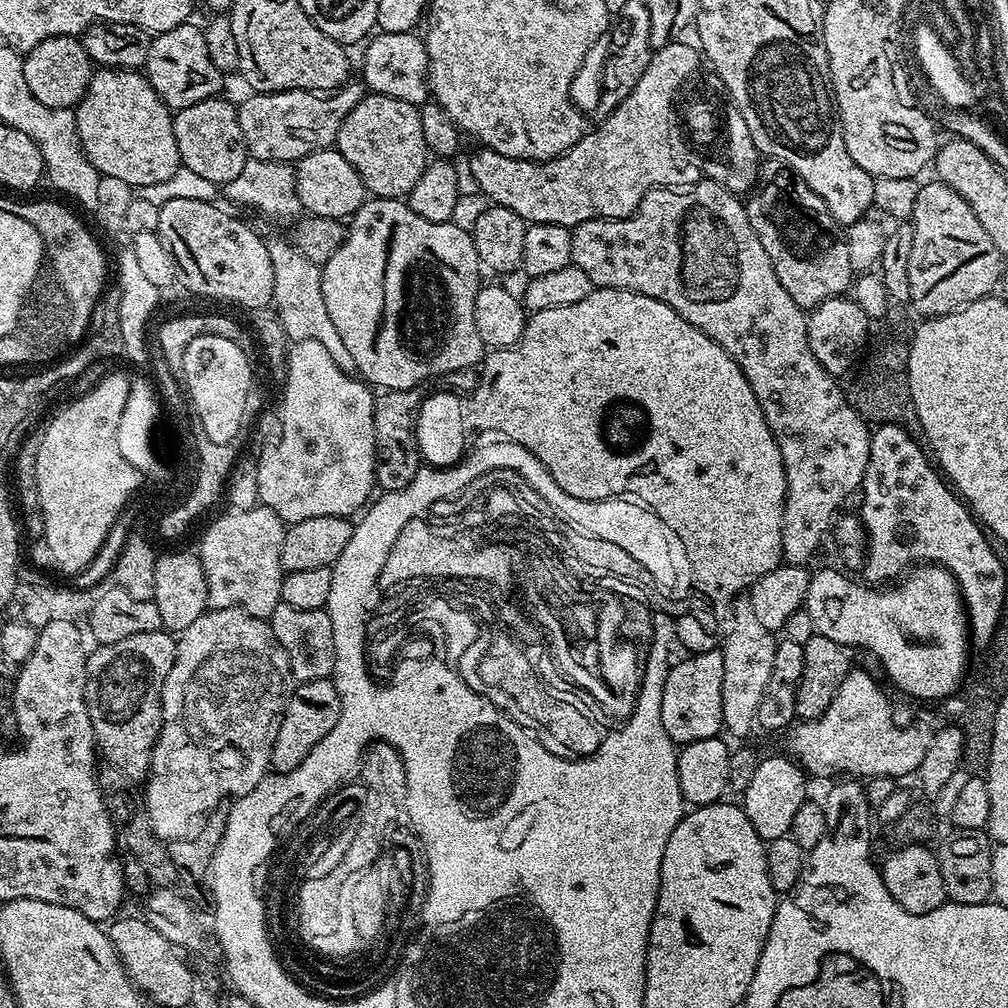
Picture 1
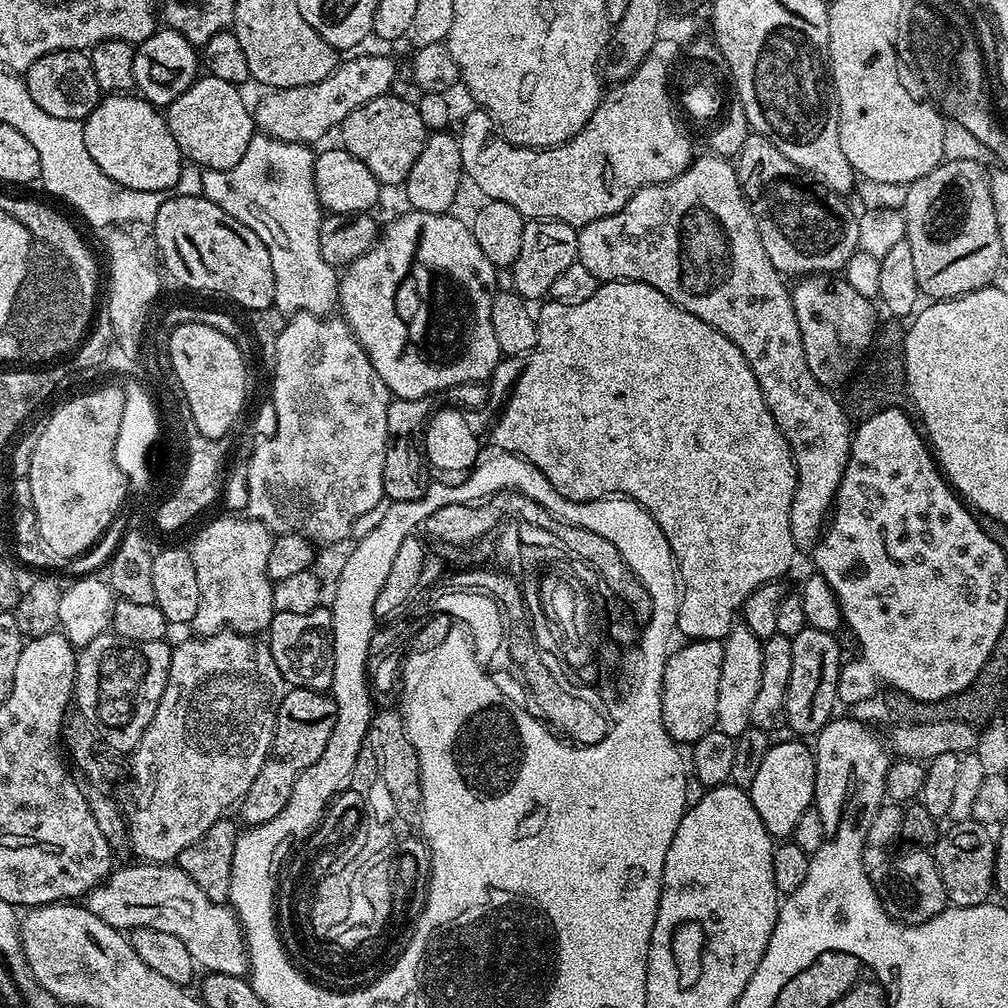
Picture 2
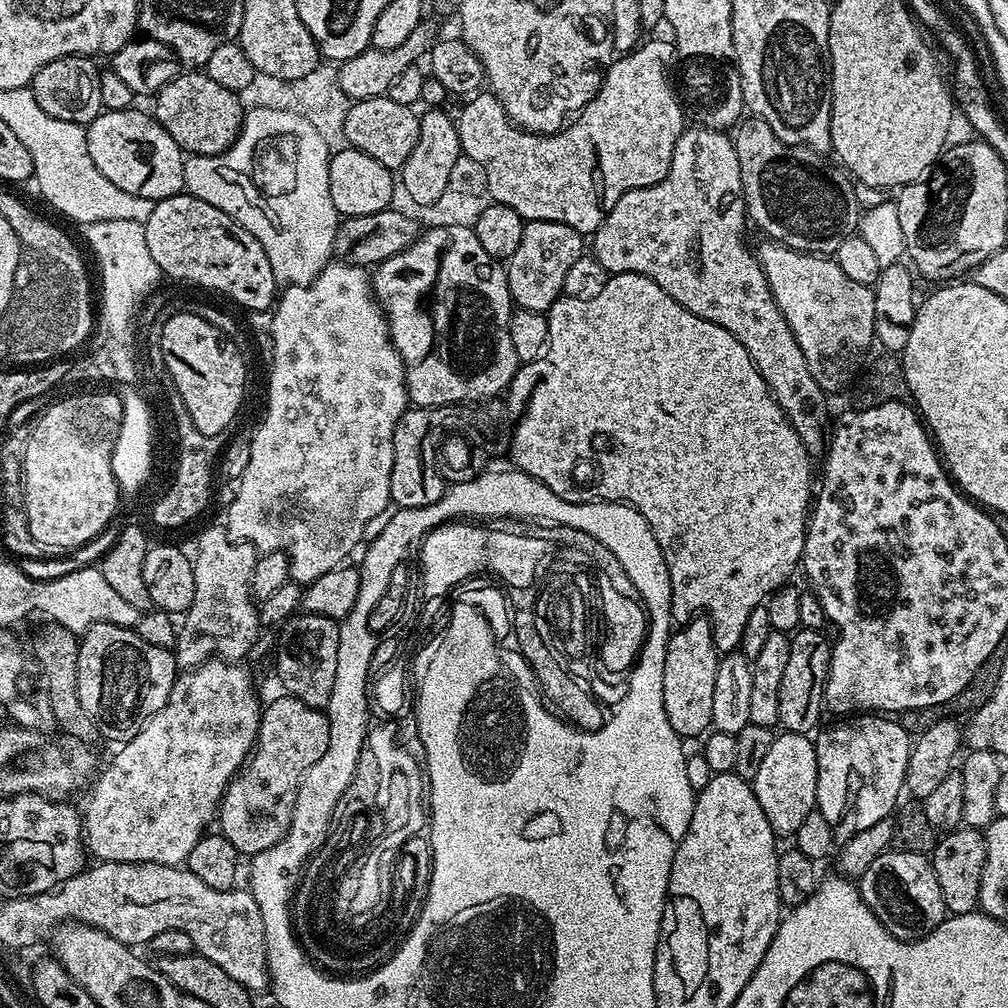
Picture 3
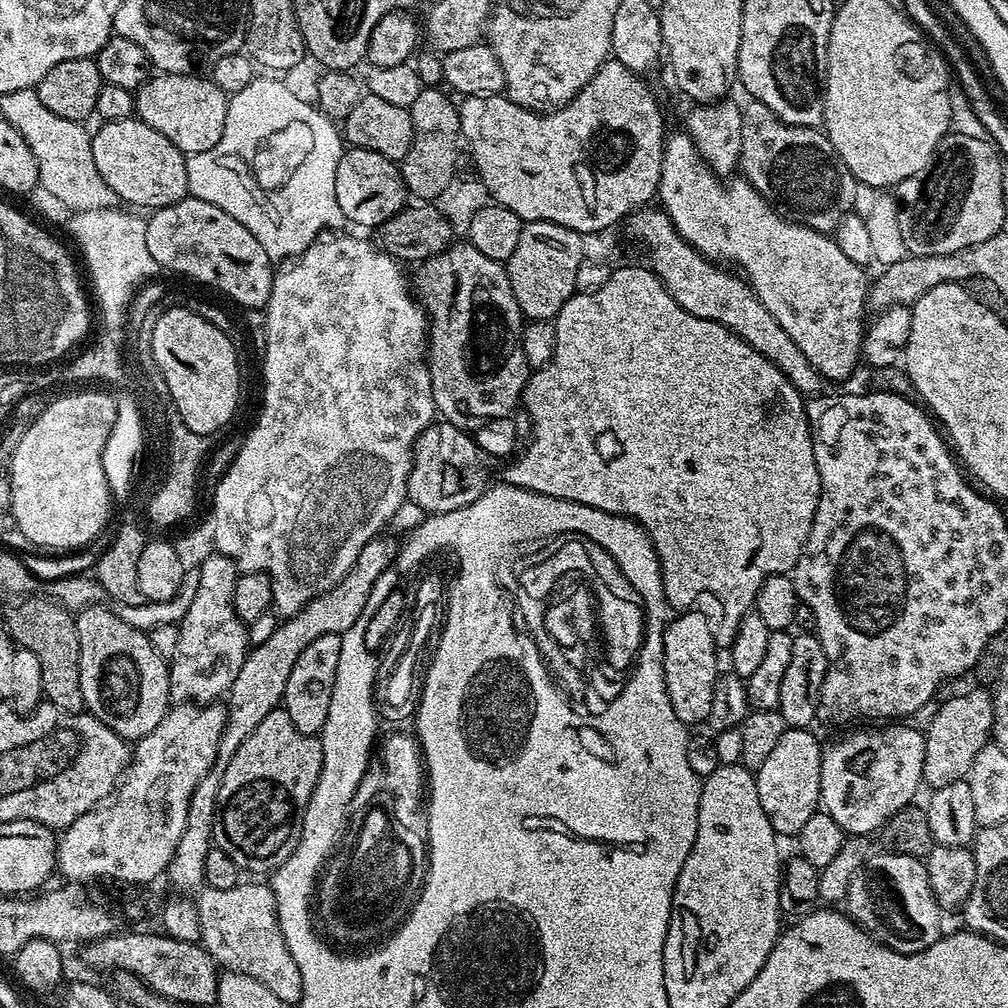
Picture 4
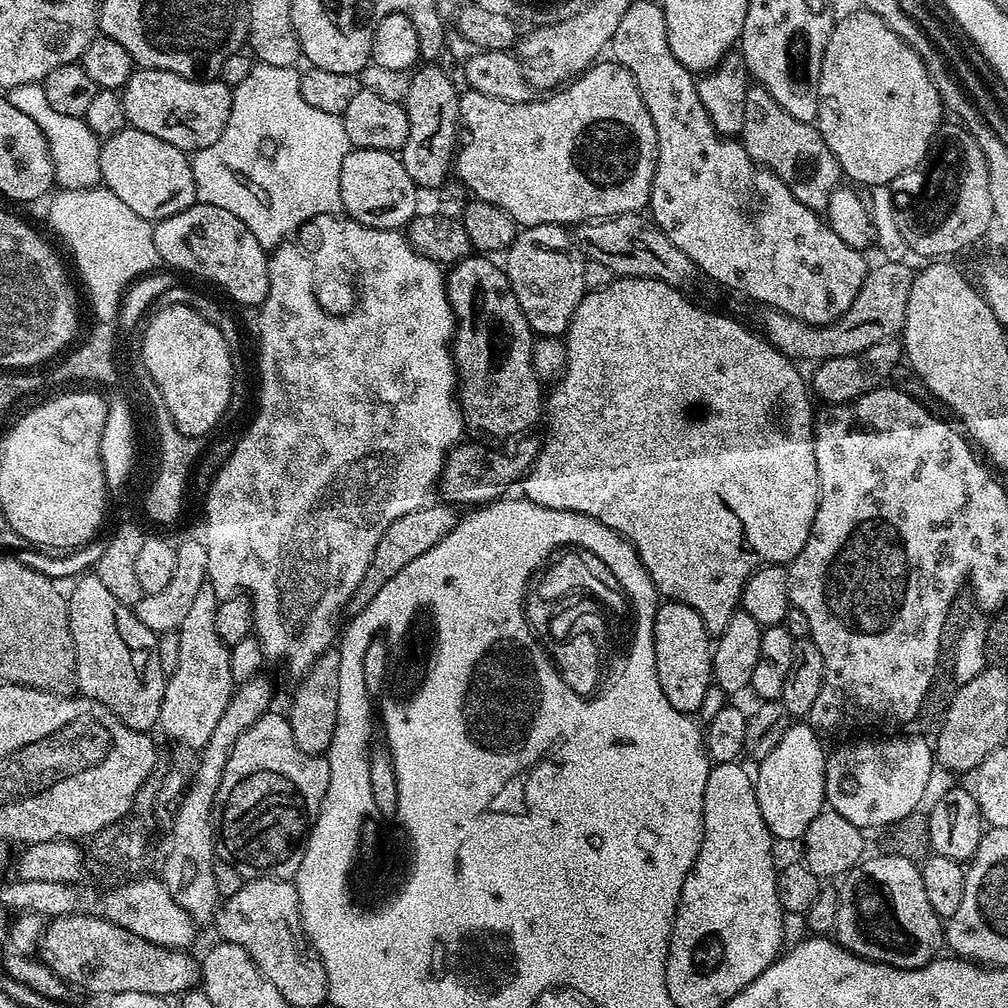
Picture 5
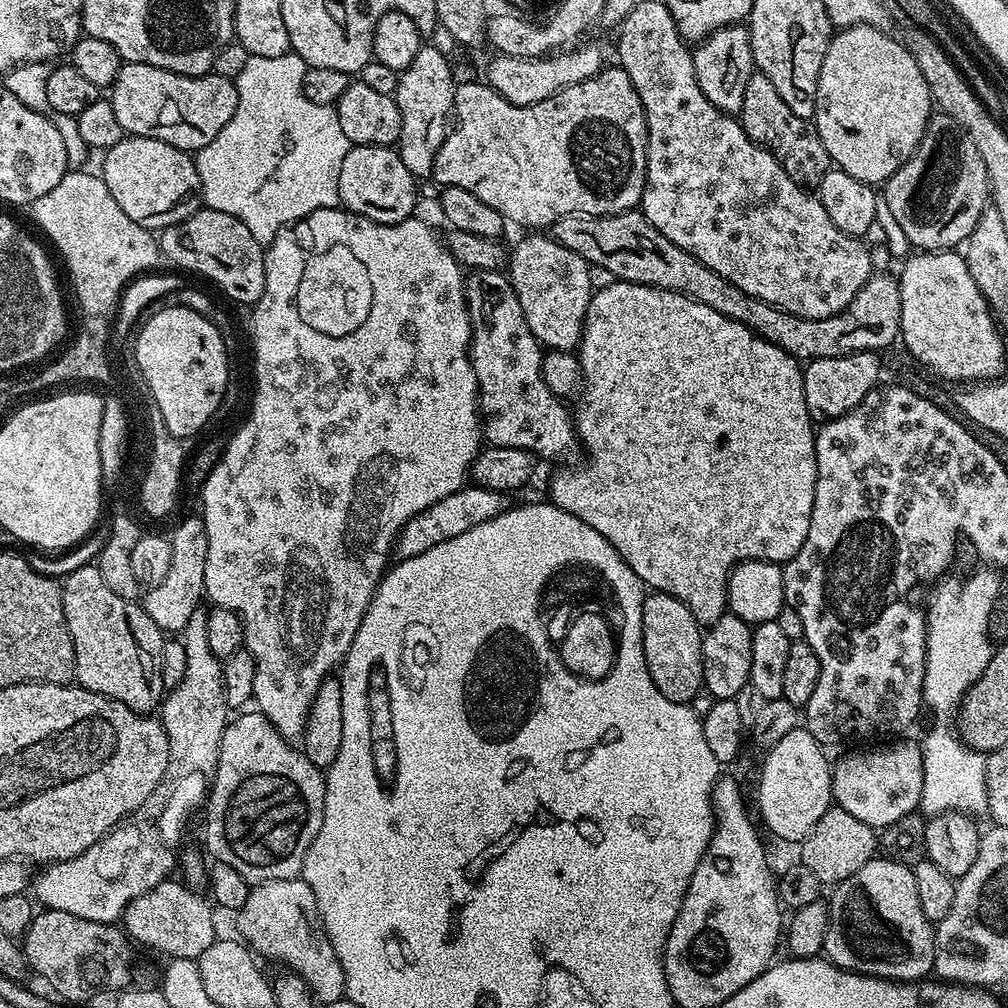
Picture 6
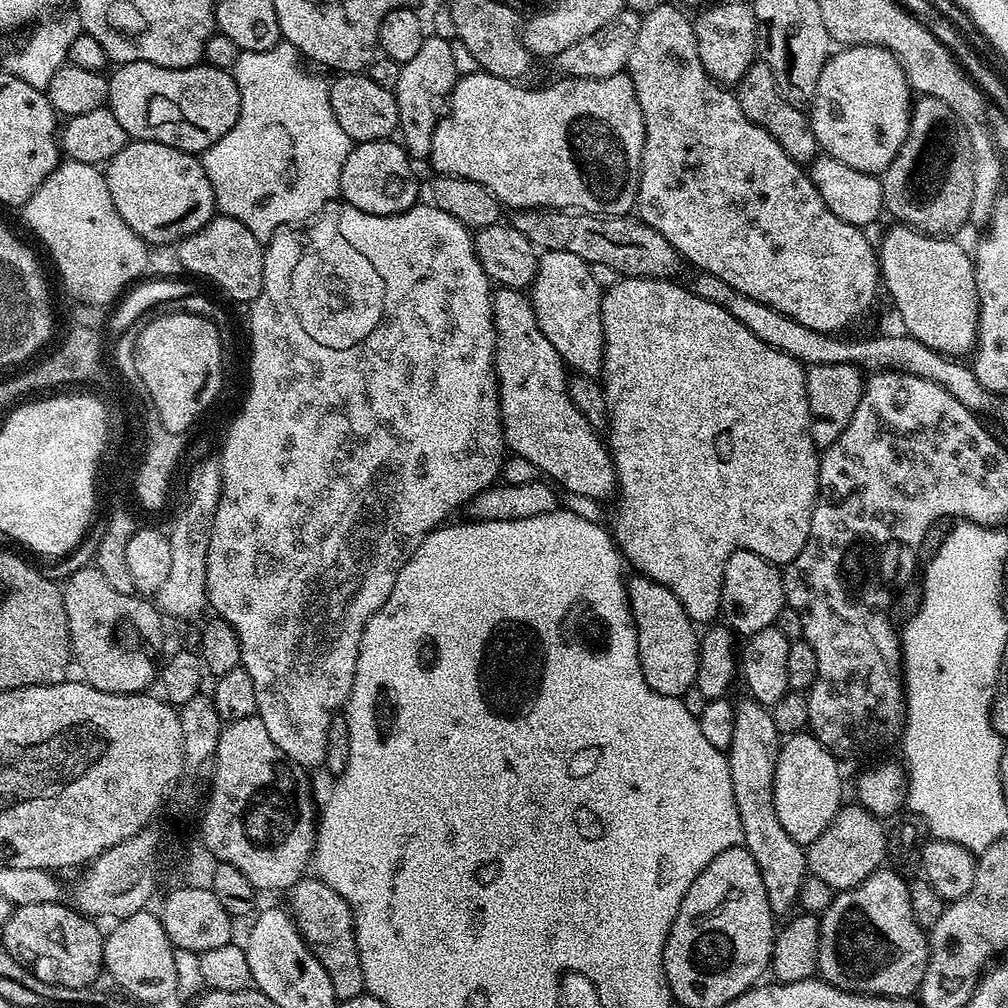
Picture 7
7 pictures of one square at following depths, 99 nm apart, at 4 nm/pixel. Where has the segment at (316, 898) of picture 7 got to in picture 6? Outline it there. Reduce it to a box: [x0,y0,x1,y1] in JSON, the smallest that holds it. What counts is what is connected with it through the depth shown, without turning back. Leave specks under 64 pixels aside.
[238,879,345,1006]

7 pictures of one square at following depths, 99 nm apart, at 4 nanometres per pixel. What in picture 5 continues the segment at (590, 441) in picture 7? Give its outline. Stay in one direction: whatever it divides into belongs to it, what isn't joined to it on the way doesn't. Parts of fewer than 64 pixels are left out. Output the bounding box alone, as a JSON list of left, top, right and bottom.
[446,254,542,436]

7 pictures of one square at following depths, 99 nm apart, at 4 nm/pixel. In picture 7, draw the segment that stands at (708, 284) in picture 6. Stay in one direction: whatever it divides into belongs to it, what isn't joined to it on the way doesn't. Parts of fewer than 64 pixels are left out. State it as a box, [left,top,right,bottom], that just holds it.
[510,209,682,278]

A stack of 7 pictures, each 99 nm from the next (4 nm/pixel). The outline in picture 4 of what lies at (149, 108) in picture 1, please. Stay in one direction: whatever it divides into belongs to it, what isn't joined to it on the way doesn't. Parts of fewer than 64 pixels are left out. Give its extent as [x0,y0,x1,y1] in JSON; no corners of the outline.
[91,118,188,210]

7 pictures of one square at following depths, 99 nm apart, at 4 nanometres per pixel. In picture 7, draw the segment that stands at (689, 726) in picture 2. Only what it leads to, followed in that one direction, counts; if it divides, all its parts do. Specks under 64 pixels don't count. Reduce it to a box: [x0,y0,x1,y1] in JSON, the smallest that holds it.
[626,575,702,697]

